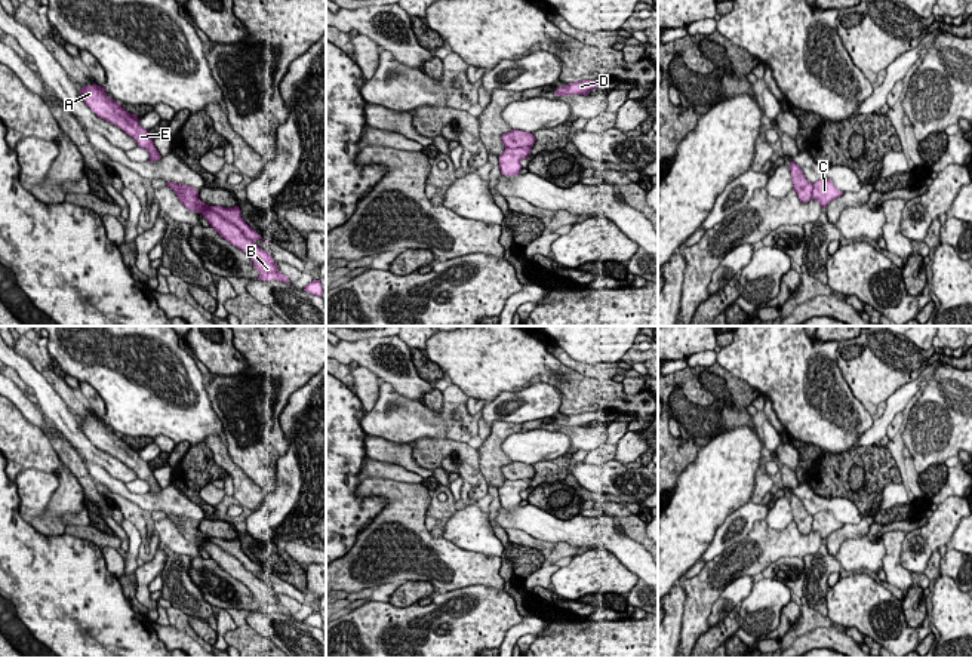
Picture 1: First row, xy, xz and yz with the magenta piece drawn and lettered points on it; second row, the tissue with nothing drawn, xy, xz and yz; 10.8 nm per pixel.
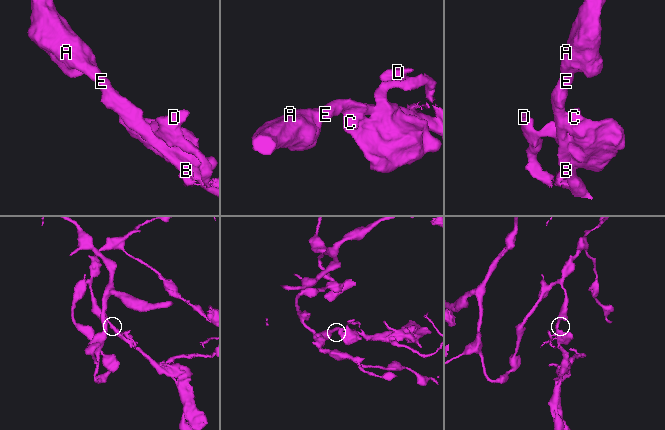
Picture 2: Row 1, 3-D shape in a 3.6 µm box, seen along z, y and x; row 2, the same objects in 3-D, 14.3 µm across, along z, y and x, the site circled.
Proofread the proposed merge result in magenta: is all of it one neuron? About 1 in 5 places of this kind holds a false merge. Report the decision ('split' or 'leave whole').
split

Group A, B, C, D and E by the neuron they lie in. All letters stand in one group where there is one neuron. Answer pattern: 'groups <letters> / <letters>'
groups A B E / C D

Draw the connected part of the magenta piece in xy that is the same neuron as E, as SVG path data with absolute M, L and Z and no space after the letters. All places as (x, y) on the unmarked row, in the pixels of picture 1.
M93 415L92 418L83 418L80 425L86 437L98 449L119 458L136 473L138 479L145 480L151 488L148 494L157 494L162 491L160 485L154 479L151 464L145 462L139 456L136 446L127 445L122 436L116 434L113 430L108 430L105 419Z

